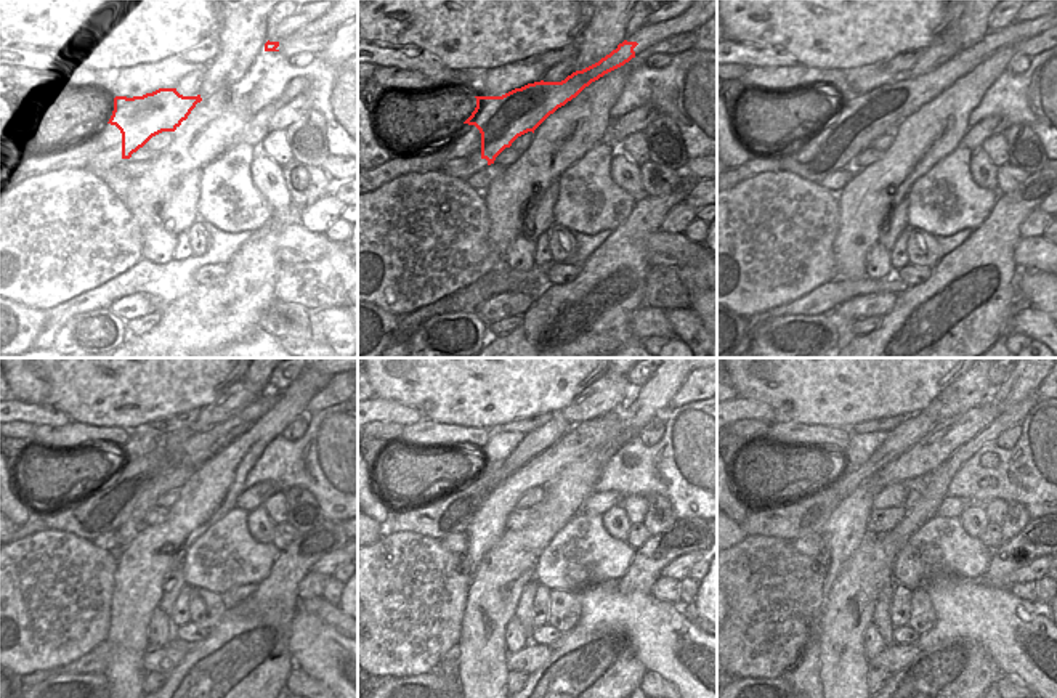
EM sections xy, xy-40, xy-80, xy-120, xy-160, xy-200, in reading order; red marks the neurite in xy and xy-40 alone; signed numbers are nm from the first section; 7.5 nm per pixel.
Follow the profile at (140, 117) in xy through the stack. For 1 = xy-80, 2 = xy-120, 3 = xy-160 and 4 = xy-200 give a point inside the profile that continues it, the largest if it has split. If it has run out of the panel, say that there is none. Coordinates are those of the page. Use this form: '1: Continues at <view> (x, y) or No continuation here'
1: Continues at xy-80 (860, 119)
2: Continues at xy-120 (143, 480)
3: Continues at xy-160 (499, 499)
4: Continues at xy-200 (844, 531).

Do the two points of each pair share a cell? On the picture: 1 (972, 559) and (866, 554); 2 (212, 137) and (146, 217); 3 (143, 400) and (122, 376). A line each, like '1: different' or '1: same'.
1: different
2: same
3: same

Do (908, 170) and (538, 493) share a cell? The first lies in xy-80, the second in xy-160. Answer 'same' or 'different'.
different

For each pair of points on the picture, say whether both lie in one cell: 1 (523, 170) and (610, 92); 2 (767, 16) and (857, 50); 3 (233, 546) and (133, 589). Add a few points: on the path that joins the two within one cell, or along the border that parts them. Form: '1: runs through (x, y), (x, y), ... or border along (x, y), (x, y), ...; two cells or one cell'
1: runs through (547, 154), (550, 142), (586, 111); one cell
2: runs through (789, 16), (823, 16), (834, 28); one cell
3: border along (202, 533), (188, 549), (180, 565); two cells

